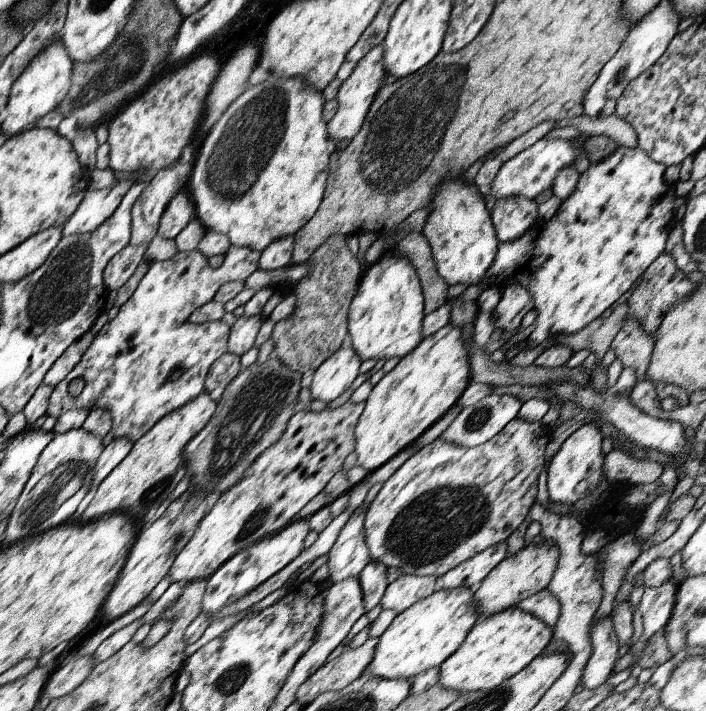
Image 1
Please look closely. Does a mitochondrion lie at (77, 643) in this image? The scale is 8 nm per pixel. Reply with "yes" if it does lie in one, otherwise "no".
no

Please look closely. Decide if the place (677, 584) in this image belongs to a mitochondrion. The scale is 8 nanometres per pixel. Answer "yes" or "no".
no

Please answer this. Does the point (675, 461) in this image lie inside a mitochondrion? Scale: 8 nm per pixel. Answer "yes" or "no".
no

